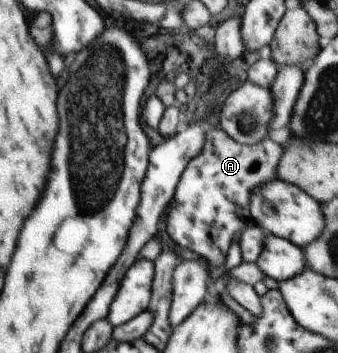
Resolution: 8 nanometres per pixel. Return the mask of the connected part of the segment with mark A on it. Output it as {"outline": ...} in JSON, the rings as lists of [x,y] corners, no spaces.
{"outline":[[[220,126],[209,127],[201,152],[189,161],[166,208],[164,230],[173,244],[191,249],[210,266],[223,266],[237,232],[252,221],[250,194],[254,188],[276,179],[282,145],[269,136],[254,145],[235,142]]]}

